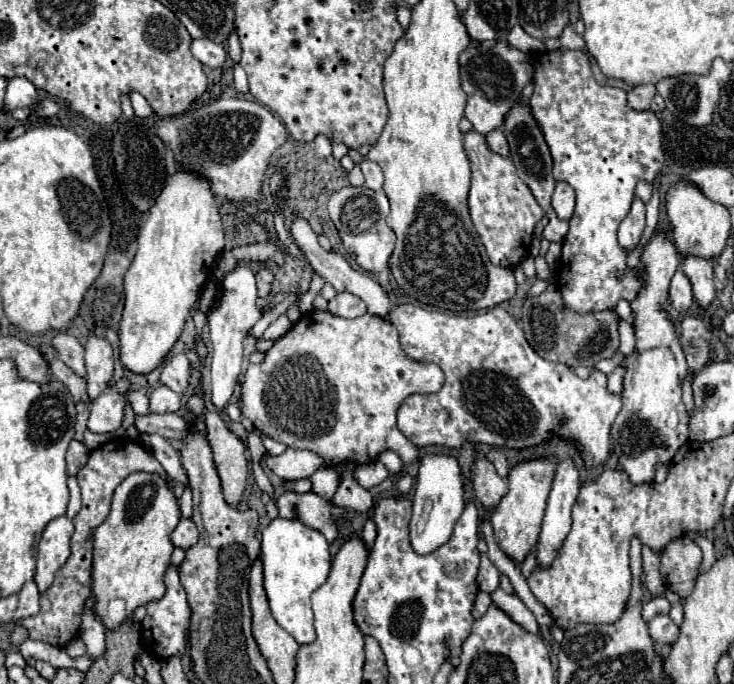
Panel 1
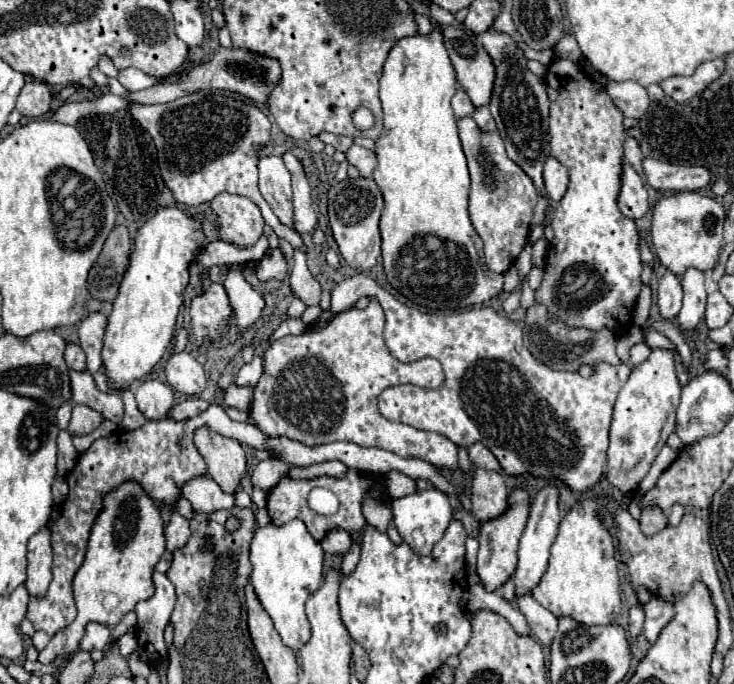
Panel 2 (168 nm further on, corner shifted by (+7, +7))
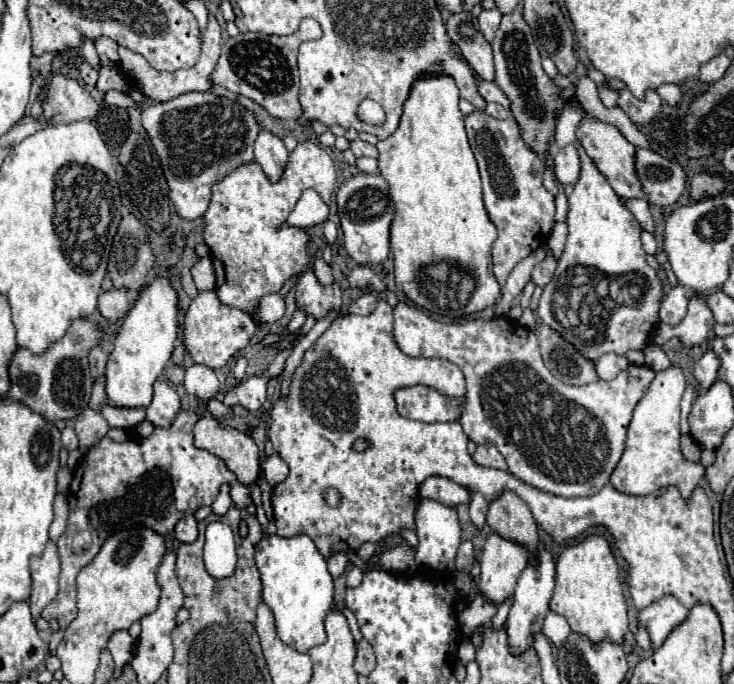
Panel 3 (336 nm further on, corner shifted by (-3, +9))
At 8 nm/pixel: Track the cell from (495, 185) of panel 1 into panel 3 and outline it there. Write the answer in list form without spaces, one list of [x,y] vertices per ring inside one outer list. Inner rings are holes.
[[[474,111],[466,117],[466,133],[480,167],[484,207],[490,221],[498,229],[498,239],[492,245],[492,259],[496,281],[504,285],[516,263],[534,253],[538,247],[546,245],[554,225],[554,197],[542,185],[542,159],[524,145],[512,117],[500,121],[484,111]]]

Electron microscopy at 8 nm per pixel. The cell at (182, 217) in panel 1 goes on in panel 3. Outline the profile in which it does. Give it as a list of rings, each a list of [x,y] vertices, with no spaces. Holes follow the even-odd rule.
[[[168,275],[154,277],[142,287],[136,303],[124,317],[106,363],[108,403],[118,407],[146,407],[152,399],[152,385],[164,371],[178,337],[178,291]]]

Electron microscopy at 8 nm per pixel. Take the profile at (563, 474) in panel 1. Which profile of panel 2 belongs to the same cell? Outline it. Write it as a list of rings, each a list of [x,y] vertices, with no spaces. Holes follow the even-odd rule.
[[[544,487],[532,503],[528,525],[524,529],[524,535],[520,539],[520,549],[518,549],[518,567],[514,571],[514,585],[516,585],[516,595],[530,595],[532,589],[540,583],[542,575],[546,573],[548,567],[548,557],[550,557],[550,547],[556,539],[558,533],[558,523],[560,523],[560,511],[558,511],[558,489],[556,487]]]

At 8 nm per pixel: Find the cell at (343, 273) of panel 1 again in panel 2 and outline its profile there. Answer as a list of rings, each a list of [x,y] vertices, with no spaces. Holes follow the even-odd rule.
[[[266,155],[258,159],[258,187],[262,197],[268,201],[272,211],[292,227],[292,189],[290,189],[290,171],[284,167],[282,157]]]

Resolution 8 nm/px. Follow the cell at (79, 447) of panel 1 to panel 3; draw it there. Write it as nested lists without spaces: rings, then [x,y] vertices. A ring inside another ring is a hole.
[[[66,425],[64,431],[62,431],[62,447],[64,447],[66,451],[74,451],[74,449],[78,449],[78,437],[76,437],[72,425]]]

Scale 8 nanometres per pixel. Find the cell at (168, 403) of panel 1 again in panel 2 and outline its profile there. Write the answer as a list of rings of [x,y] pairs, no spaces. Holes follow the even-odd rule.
[[[150,379],[138,387],[136,403],[146,419],[164,419],[174,405],[174,393],[166,383]]]

